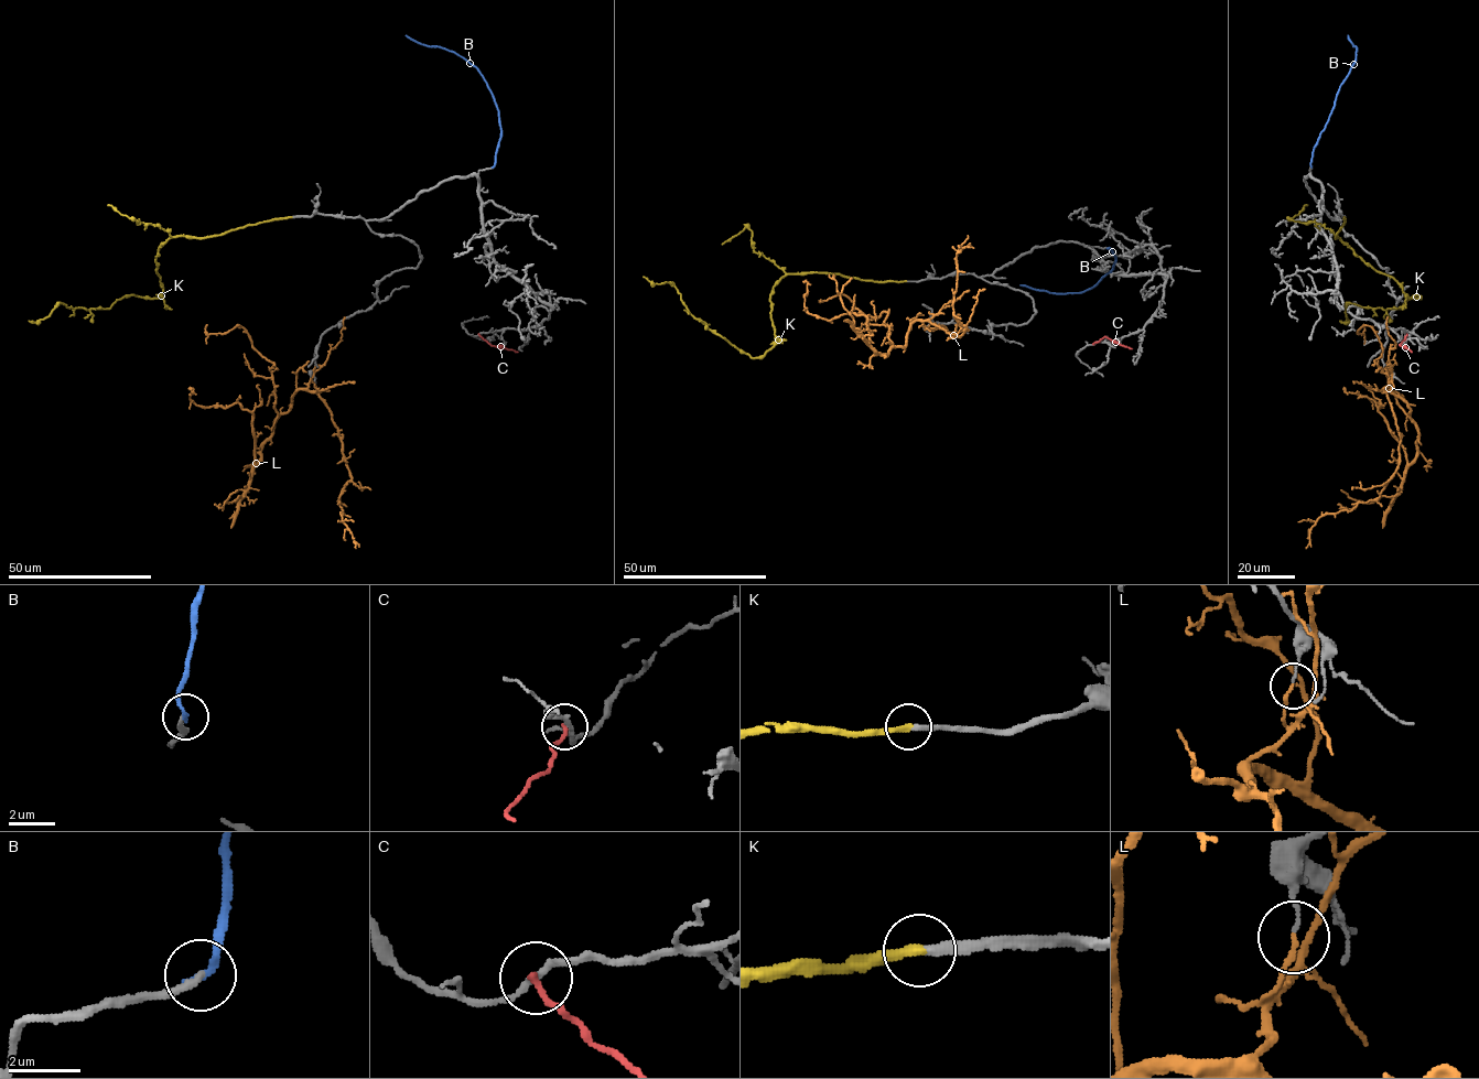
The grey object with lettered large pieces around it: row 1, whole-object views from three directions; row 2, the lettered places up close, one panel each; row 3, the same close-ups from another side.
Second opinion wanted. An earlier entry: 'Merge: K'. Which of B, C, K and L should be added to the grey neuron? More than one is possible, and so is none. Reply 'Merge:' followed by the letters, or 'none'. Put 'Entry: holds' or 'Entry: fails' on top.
Entry: holds
Merge: K

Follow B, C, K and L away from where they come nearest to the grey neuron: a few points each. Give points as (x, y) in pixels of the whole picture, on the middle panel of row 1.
B: (1108, 248), (1115, 256), (1113, 267), (1093, 287), (1080, 292), (1055, 293), (1021, 284)
C: (1093, 344), (1105, 336), (1132, 348)
K: (905, 281), (786, 273), (770, 294), (777, 341), (752, 357), (695, 319), (673, 286), (643, 277)
L: (925, 326), (916, 320), (903, 347), (875, 354), (867, 317), (812, 315), (805, 305), (808, 283), (802, 281)

